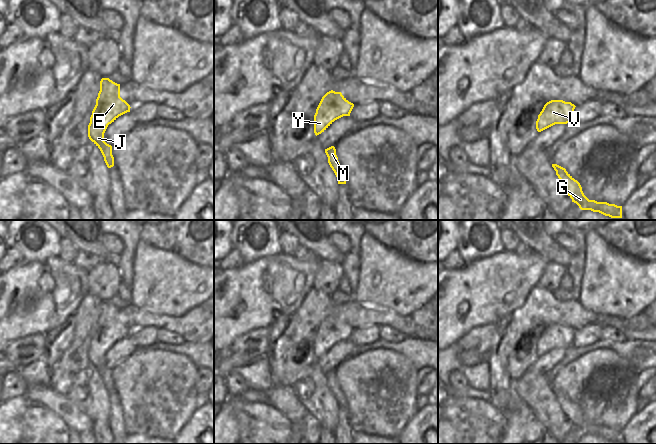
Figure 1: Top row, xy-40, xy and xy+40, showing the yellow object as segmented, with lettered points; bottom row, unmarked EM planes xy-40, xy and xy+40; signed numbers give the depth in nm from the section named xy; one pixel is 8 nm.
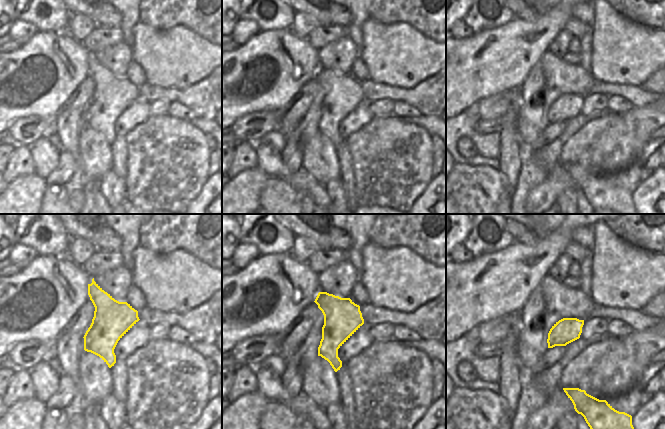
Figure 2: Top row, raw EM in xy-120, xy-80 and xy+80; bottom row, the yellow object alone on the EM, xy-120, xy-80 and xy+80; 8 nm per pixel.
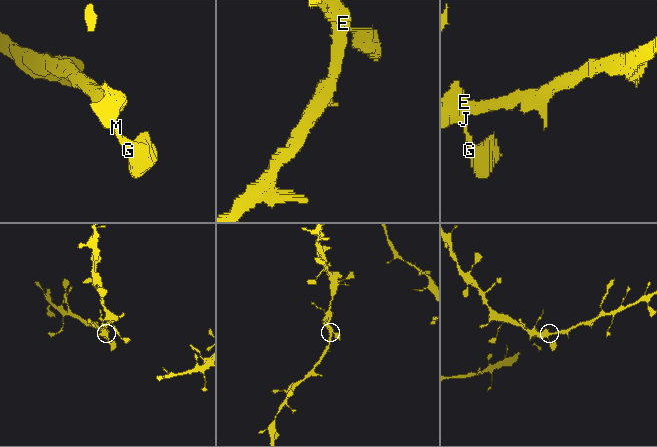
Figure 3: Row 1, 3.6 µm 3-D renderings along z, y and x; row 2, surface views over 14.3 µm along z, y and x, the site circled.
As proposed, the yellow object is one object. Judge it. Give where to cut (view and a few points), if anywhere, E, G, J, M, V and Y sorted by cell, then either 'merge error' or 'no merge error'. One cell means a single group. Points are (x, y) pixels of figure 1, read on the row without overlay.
cut none; groups E G J M V Y; no merge error

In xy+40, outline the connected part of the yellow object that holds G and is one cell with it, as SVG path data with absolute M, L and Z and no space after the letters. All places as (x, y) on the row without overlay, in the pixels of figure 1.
M552 388L552 391L556 395L556 399L560 403L560 407L568 420L572 423L572 426L576 427L581 434L591 434L593 436L599 436L605 440L611 442L622 442L622 430L615 428L609 428L607 426L597 426L595 424L589 424L583 417L580 407L575 404L565 392Z

